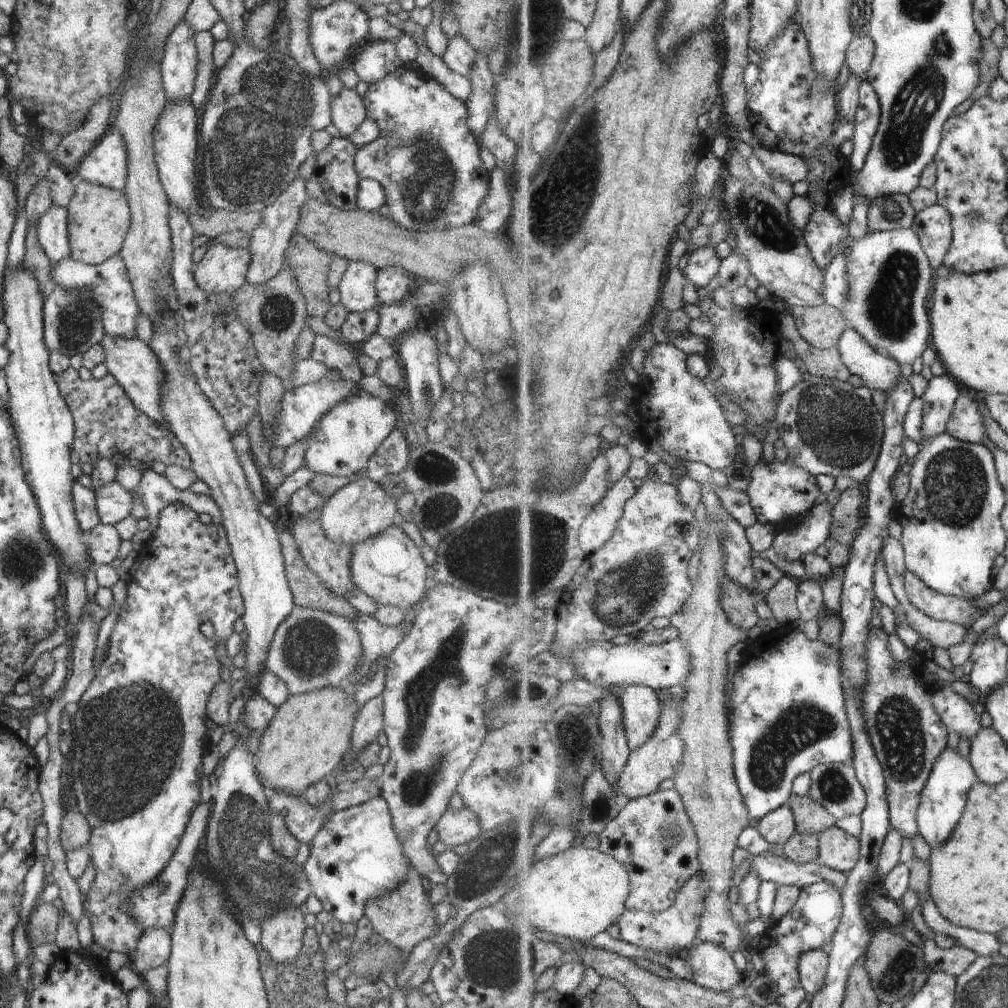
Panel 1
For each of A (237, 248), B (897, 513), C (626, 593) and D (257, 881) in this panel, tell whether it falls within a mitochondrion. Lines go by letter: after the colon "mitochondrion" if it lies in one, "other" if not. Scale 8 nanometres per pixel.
A: other
B: other
C: mitochondrion
D: mitochondrion

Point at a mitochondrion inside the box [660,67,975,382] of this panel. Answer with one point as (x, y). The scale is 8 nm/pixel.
(891, 301)

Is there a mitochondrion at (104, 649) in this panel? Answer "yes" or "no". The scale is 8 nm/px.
no

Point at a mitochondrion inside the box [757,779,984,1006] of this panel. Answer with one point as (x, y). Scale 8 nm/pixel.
(896, 970)

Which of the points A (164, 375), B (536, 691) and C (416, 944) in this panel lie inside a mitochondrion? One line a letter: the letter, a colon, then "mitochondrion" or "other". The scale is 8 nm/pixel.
A: other
B: other
C: other

